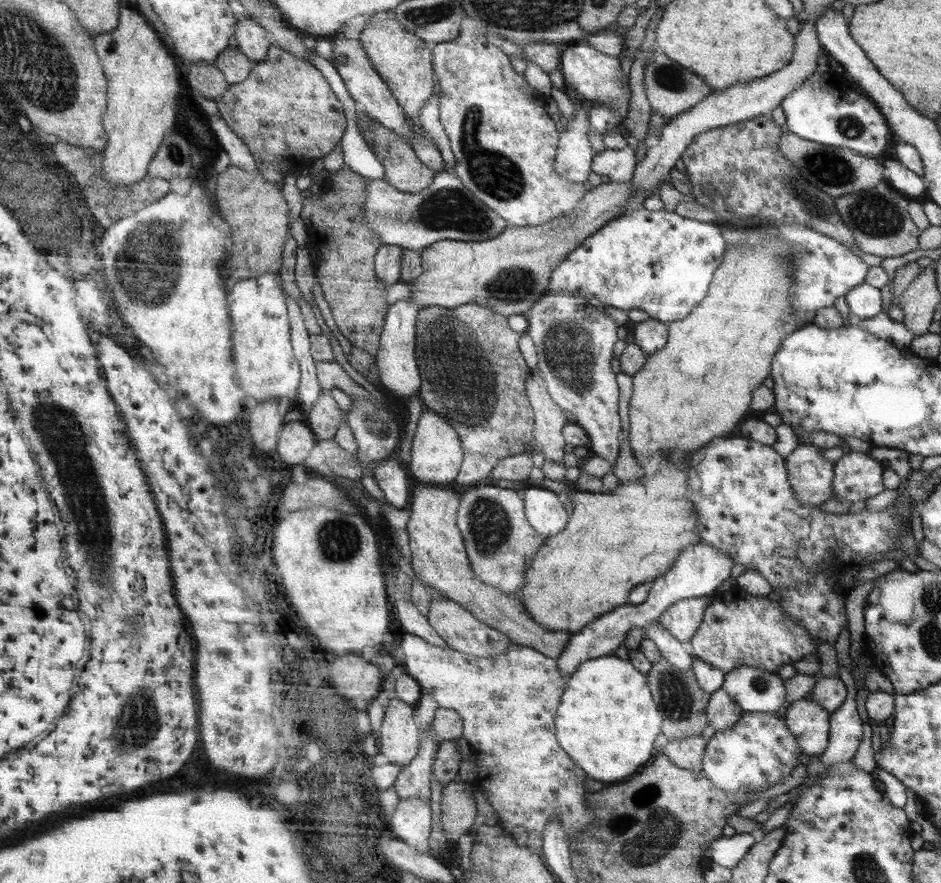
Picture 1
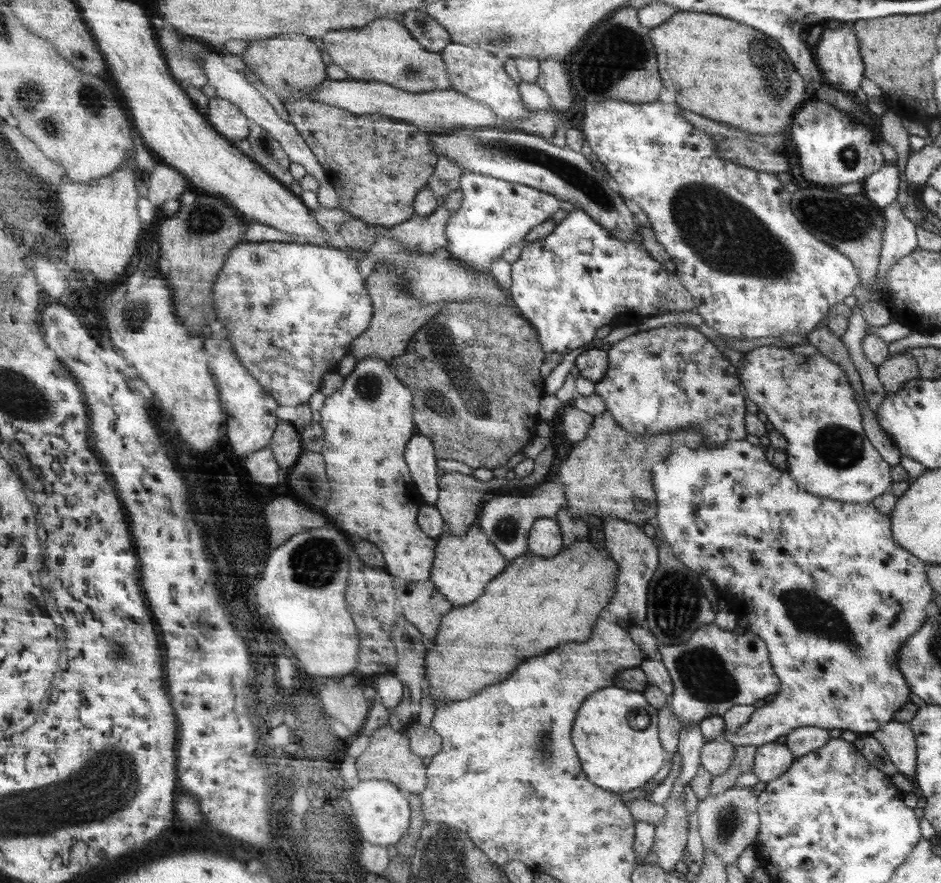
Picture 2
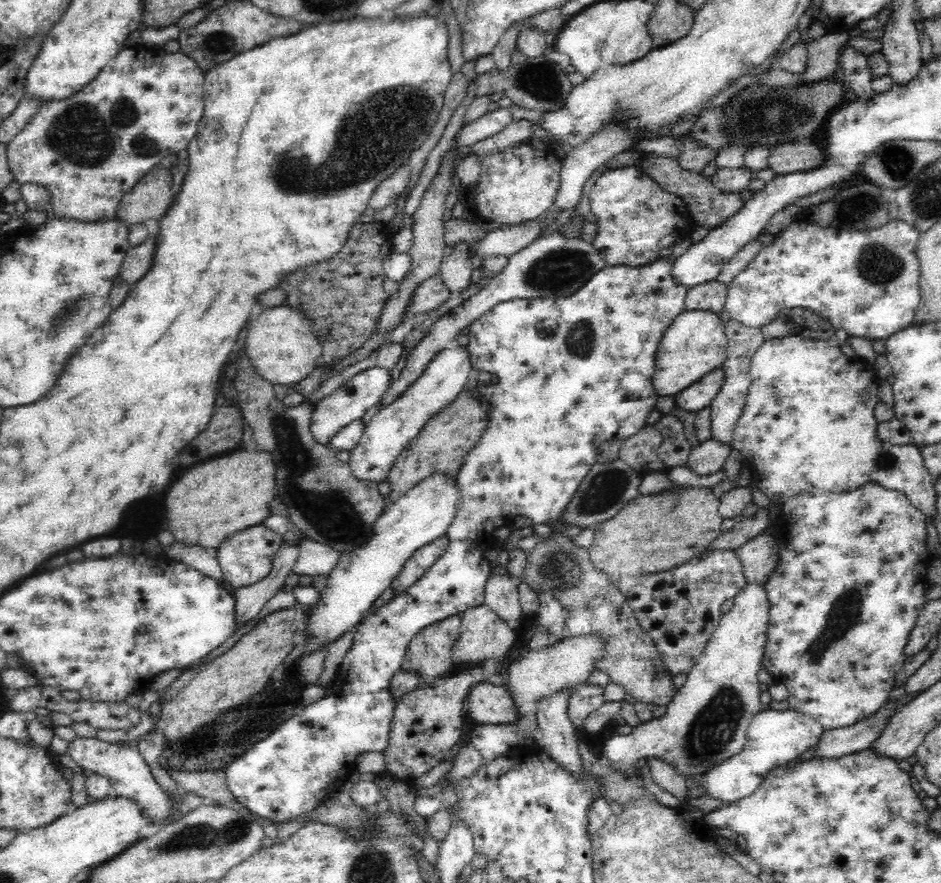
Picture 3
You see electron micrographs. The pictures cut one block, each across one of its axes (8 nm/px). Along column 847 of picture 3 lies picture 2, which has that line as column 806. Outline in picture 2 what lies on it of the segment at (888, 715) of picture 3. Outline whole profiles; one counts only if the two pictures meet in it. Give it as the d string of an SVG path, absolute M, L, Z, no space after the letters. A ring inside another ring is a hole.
M804 726L791 731L786 736L785 744L794 754L795 759L798 759L818 751L830 739L828 730L814 726Z

